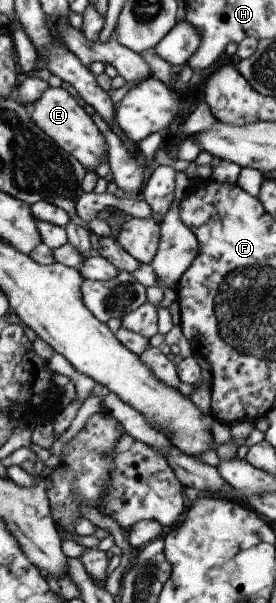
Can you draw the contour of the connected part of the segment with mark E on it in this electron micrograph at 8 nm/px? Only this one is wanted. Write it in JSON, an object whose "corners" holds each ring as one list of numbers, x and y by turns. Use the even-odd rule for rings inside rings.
{"corners":[[60,86,49,87,28,108,33,122,47,136,50,136,64,151,74,156,85,168,95,170,99,162,107,159,106,140,97,128,94,120,77,103,77,99,69,95,70,89]]}

